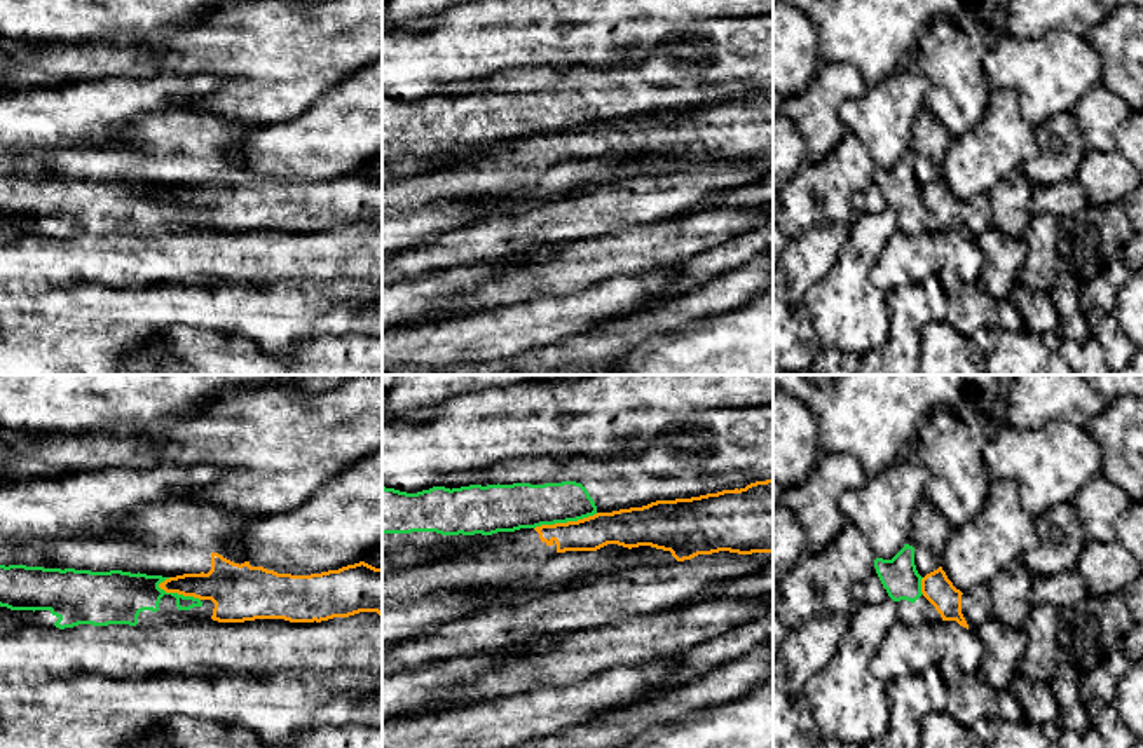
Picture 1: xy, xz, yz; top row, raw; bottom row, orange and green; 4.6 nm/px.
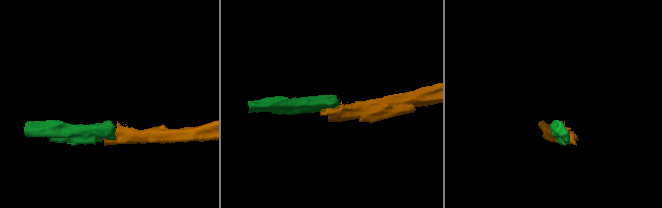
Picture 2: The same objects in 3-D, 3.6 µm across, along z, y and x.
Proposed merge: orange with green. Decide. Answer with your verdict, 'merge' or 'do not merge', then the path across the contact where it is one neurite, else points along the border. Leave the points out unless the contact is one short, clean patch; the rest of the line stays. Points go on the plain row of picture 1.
do not merge; border along xz (597, 122), (587, 128), (541, 133), (534, 138)

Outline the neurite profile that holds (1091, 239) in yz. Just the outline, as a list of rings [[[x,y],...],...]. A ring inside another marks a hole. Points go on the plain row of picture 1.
[[[1120,202],[1085,206],[1059,218],[1057,255],[1077,281],[1091,281],[1112,262],[1122,260],[1136,230]]]

